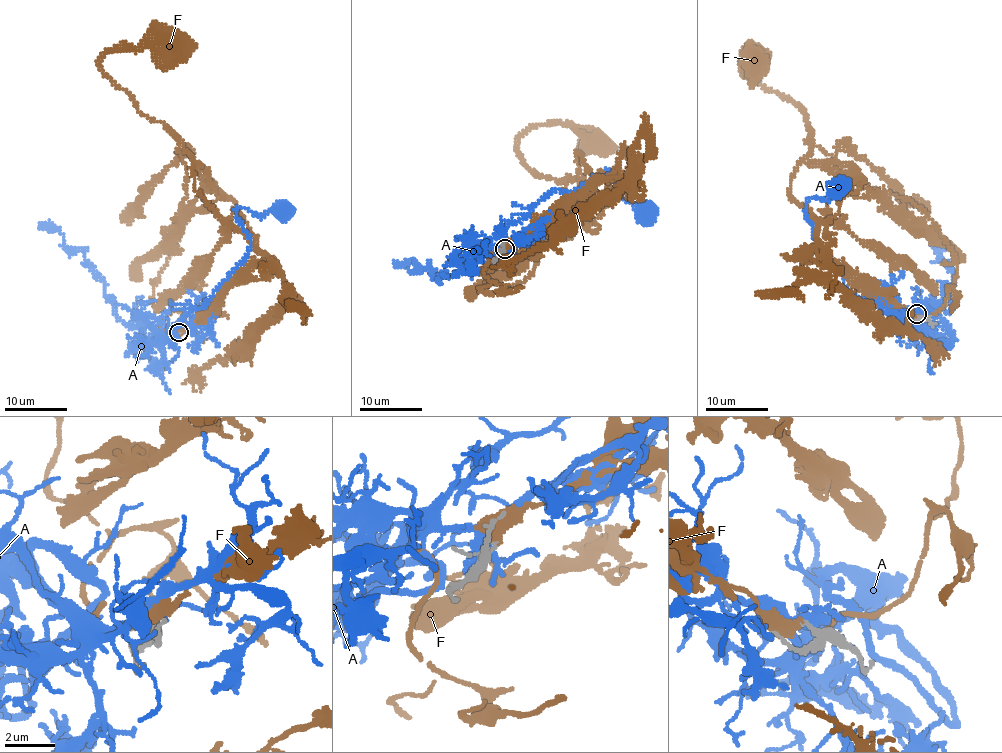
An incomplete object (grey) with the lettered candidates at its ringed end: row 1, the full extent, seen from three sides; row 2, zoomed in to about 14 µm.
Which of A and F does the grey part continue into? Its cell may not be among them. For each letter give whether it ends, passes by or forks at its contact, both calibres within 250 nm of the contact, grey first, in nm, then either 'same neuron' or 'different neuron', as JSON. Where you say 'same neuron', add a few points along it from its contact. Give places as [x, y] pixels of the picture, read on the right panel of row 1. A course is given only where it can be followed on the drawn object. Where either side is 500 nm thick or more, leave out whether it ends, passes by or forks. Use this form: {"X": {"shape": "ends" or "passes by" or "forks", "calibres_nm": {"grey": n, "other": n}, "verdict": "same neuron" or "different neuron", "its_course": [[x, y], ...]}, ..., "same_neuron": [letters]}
{"A": {"shape": "forks", "calibres_nm": {"grey": 200, "other": 320}, "verdict": "different neuron"}, "F": {"shape": "ends", "calibres_nm": {"grey": 180, "other": 440}, "verdict": "same neuron", "its_course": [[918, 314], [880, 303], [819, 263], [815, 217], [789, 193], [812, 130], [792, 101], [741, 71], [755, 60]]}, "same_neuron": ["F"]}

